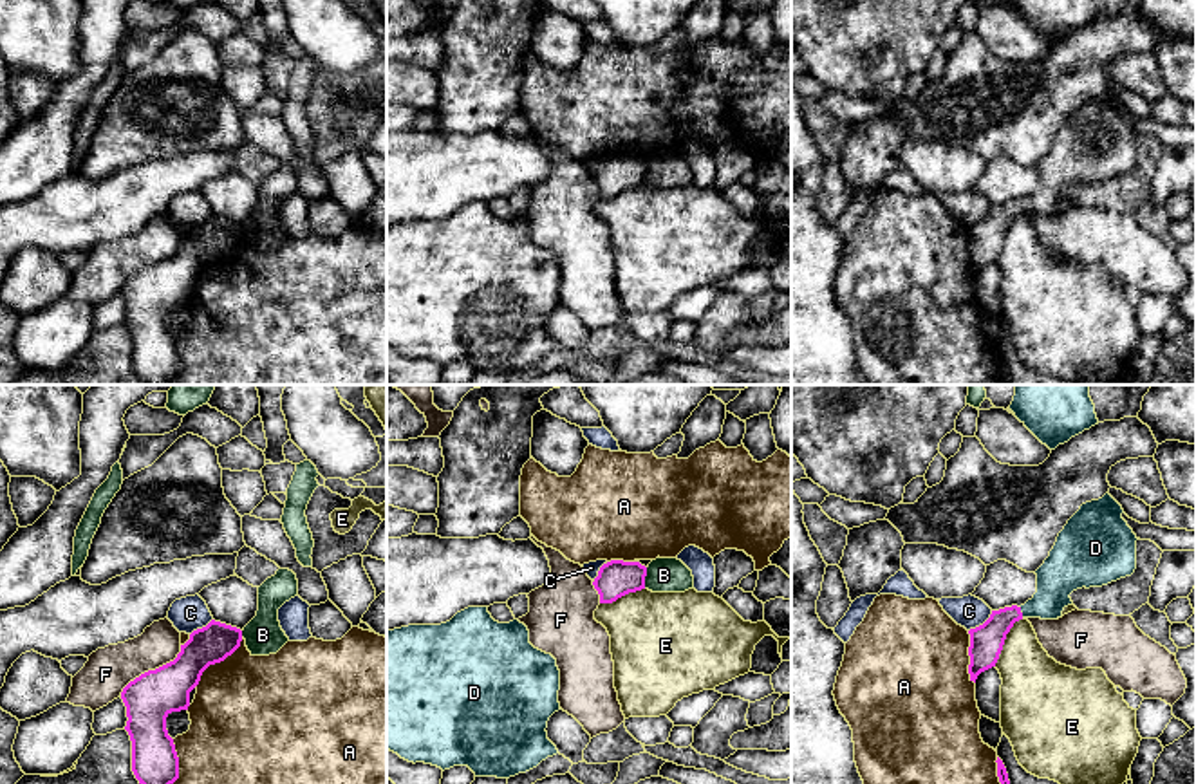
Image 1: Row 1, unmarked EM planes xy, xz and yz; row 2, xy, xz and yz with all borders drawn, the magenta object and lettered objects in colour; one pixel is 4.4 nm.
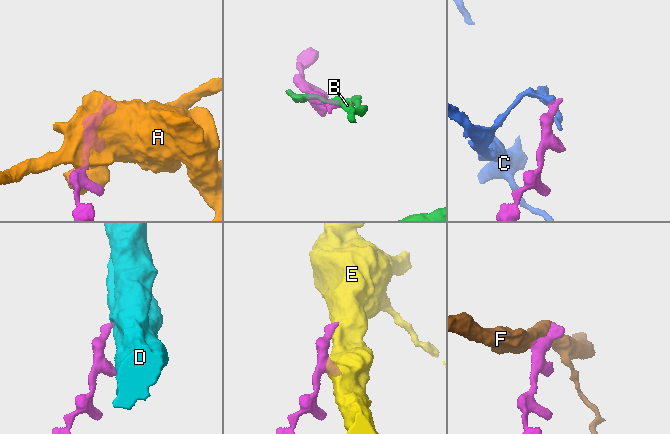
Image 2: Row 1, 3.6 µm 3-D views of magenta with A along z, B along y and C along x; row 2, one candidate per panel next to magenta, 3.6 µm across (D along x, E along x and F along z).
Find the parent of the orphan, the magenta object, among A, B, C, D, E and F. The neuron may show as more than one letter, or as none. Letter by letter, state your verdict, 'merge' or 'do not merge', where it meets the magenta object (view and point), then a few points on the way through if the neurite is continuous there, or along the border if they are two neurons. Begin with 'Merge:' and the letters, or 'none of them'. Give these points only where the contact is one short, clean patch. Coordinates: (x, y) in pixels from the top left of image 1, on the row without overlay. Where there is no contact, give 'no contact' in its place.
Merge: D
A: do not merge | xy (217, 257)
B: do not merge | xz (644, 174) | along xz (647, 163), (644, 183)
C: do not merge | yz (983, 219) | along yz (992, 206), (969, 226)
D: merge | yz (1021, 208) | across yz (987, 235), (1021, 208), (1061, 168)
E: do not merge | yz (1003, 237)
F: do not merge | xy (150, 266)

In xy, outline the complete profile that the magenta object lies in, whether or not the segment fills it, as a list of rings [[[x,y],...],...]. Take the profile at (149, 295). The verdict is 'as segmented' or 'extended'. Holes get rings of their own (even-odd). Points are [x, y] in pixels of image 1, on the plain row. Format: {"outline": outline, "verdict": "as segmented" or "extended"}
{"outline": [[[211,215],[190,229],[173,257],[141,269],[123,284],[132,367],[146,385],[166,385],[179,374],[179,352],[166,313],[188,305],[190,287],[202,267],[231,251],[240,237],[240,224]]], "verdict": "as segmented"}

